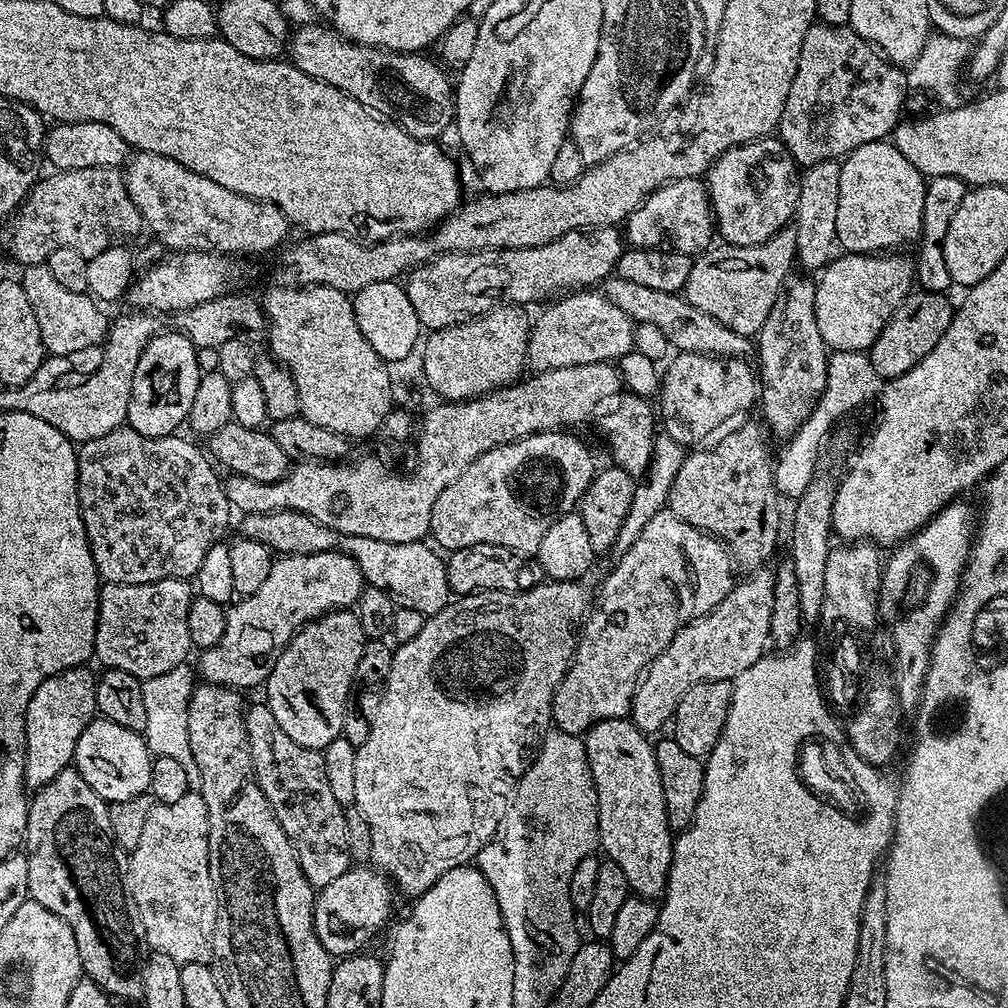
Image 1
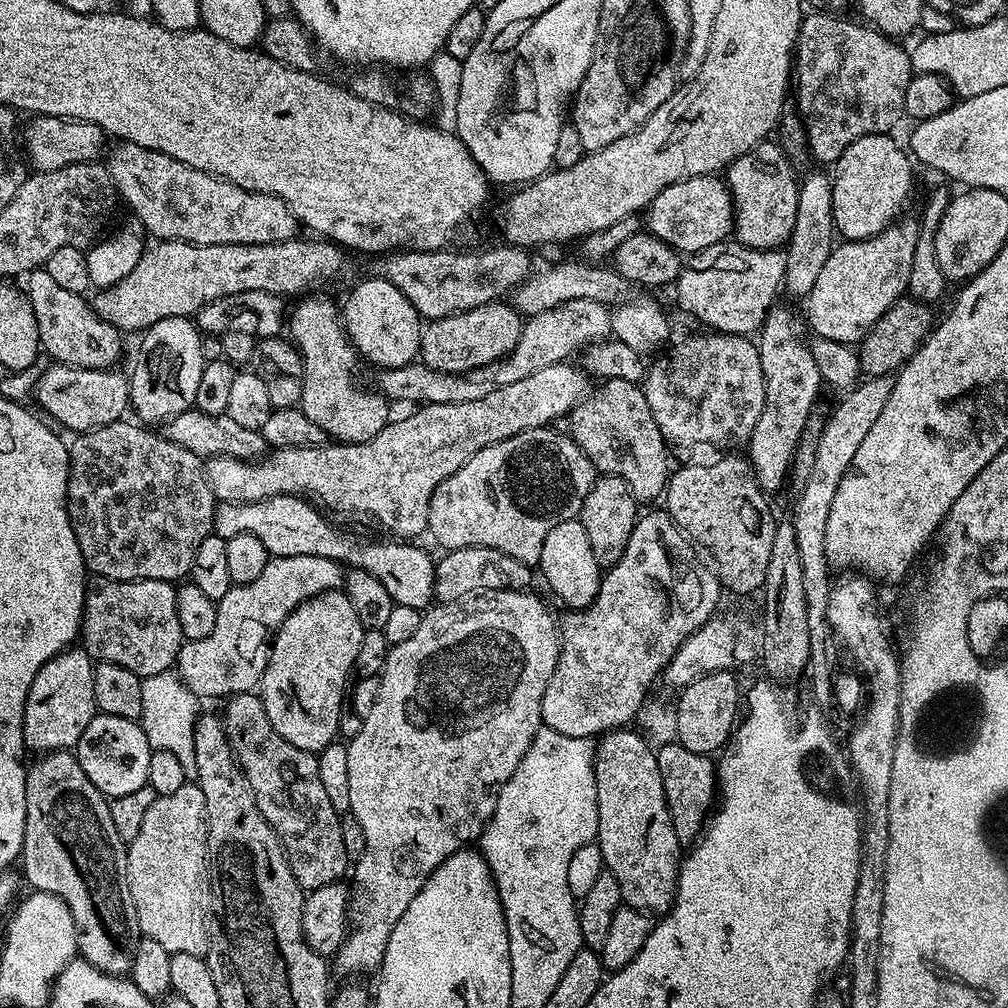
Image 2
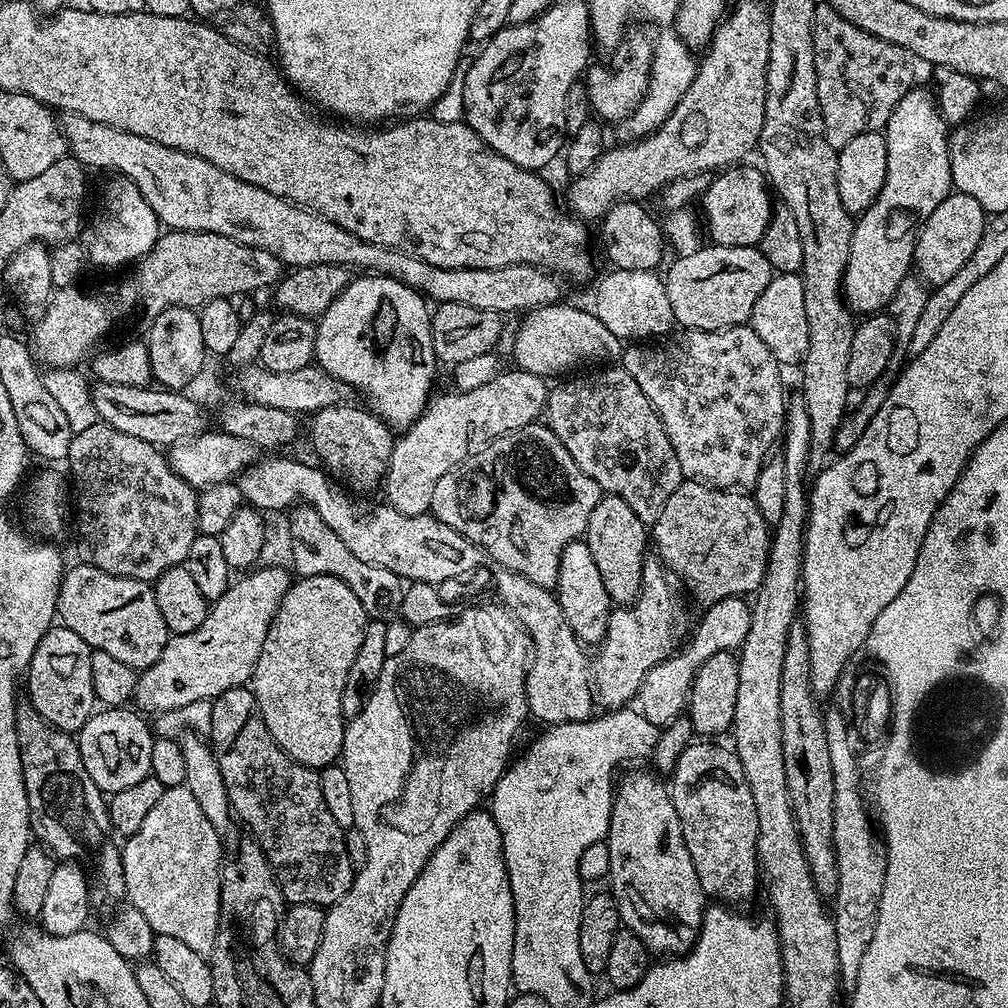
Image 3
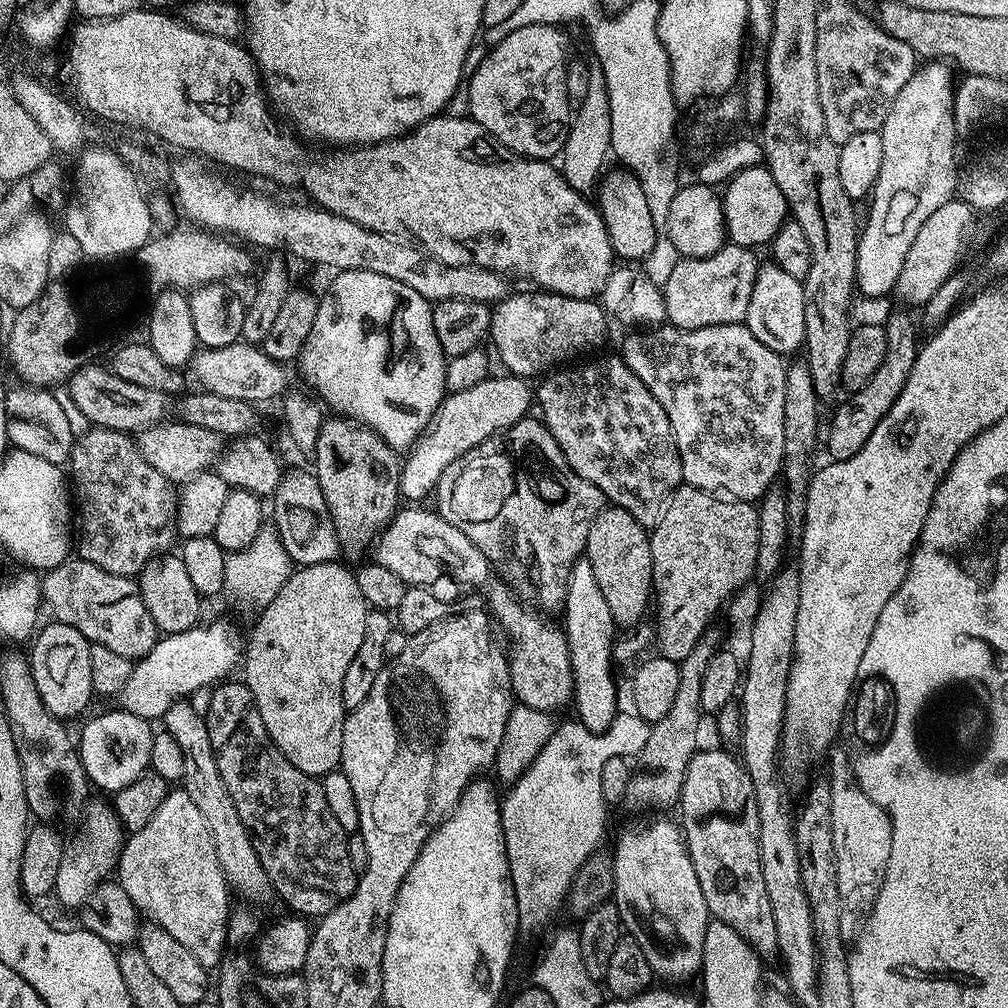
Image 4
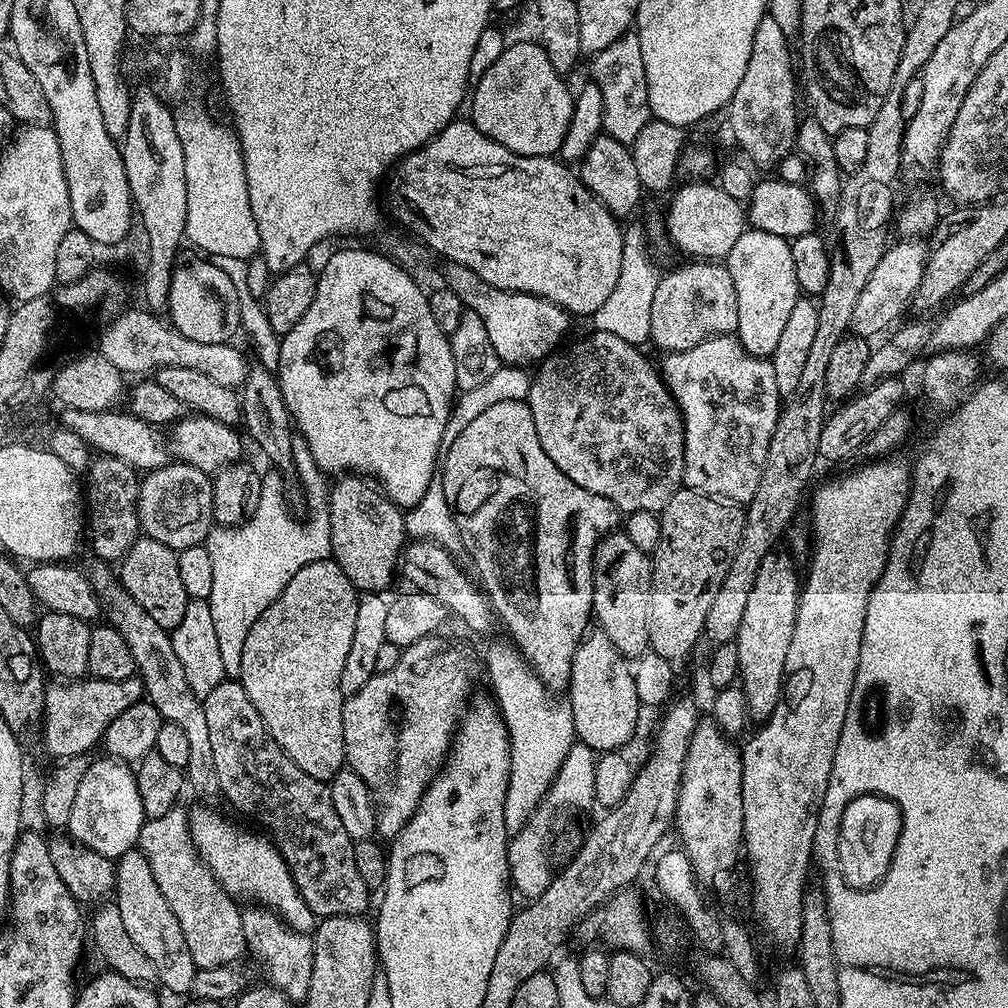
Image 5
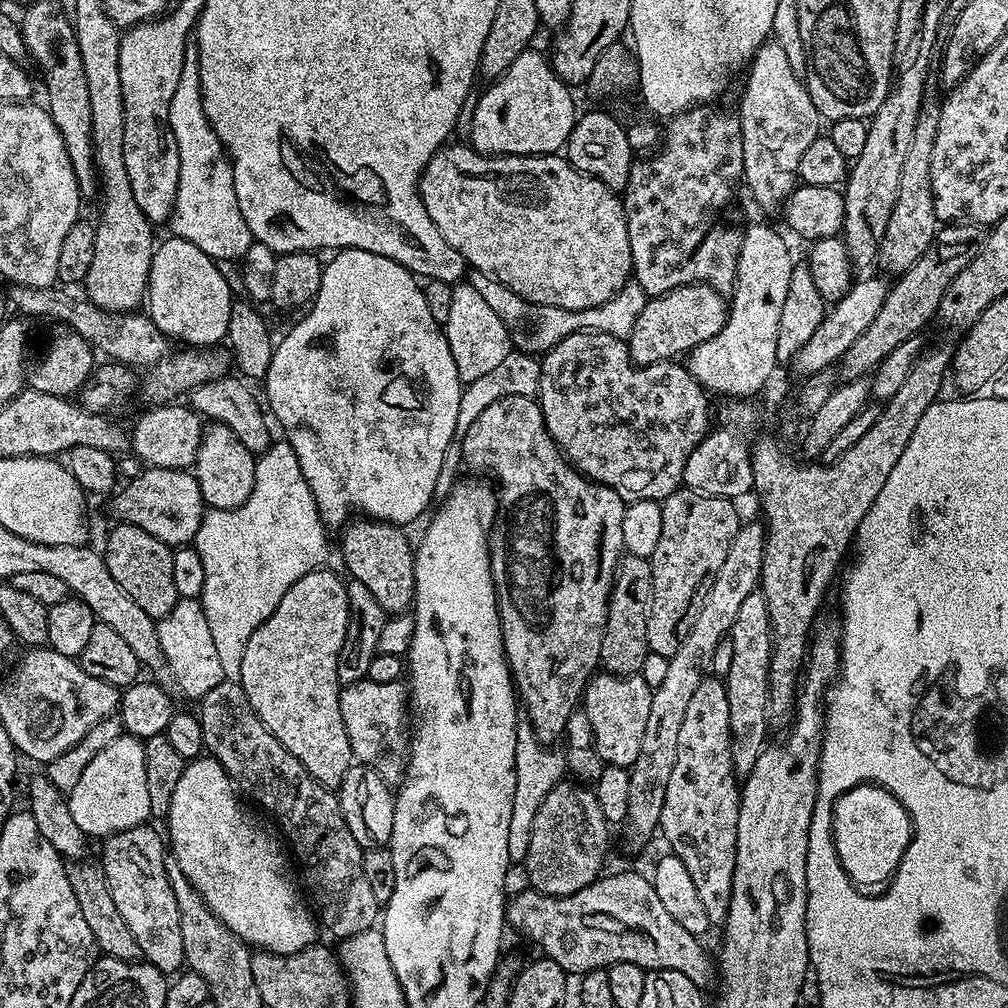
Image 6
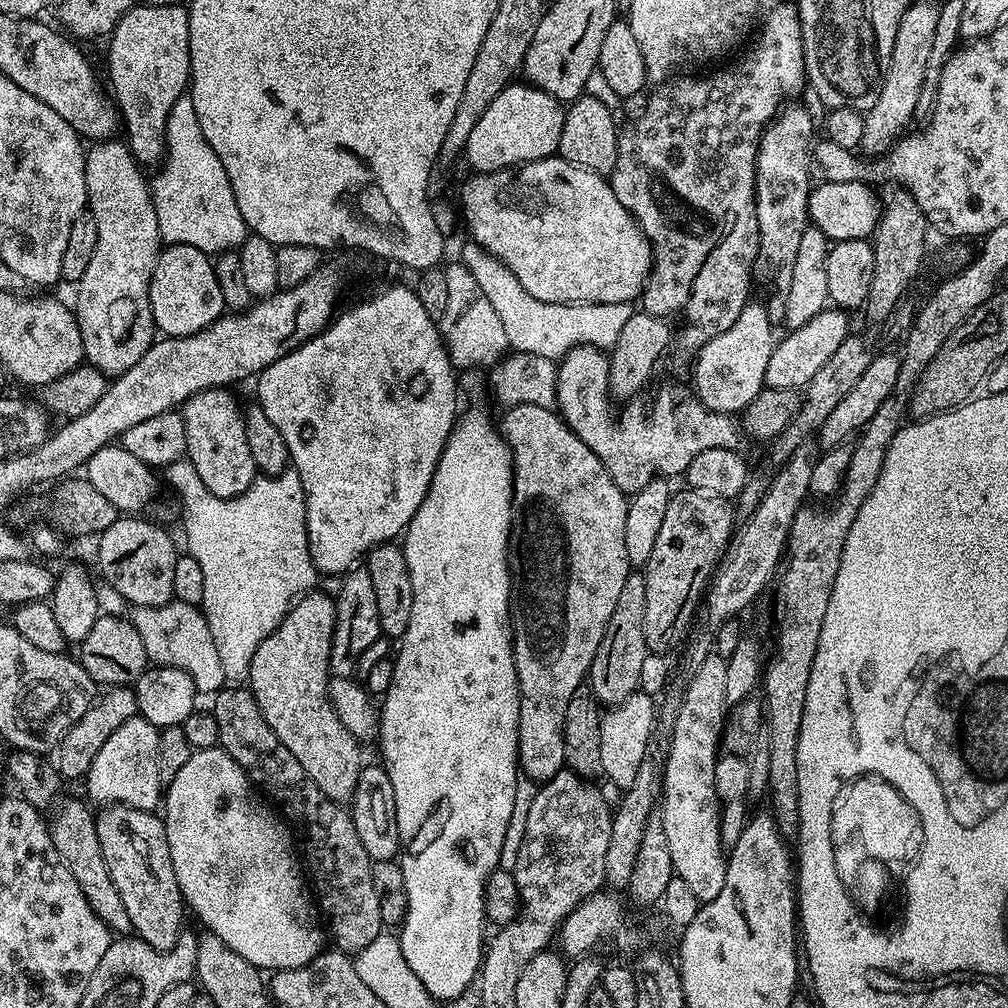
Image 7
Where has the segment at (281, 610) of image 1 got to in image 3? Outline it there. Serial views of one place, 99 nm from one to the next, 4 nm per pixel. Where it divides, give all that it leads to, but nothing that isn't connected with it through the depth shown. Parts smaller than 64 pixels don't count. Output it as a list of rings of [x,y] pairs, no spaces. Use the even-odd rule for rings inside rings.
[[[264,567],[241,575],[244,576],[241,580],[233,579],[226,594],[211,601],[206,622],[190,634],[172,636],[162,650],[162,658],[139,673],[134,700],[141,704],[141,709],[158,708],[168,712],[191,708],[199,705],[199,700],[211,702],[226,690],[251,681],[258,654],[262,654],[262,642],[266,642],[266,630],[270,630],[278,606],[294,584],[293,577],[288,577],[287,567]]]

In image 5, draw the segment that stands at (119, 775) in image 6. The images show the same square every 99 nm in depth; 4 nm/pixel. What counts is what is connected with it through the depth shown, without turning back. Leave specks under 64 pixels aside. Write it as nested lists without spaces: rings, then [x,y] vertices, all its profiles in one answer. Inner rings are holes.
[[[111,758],[104,760],[93,759],[82,782],[78,785],[78,794],[74,797],[74,806],[71,807],[70,819],[66,827],[66,832],[71,839],[84,848],[89,848],[91,852],[97,852],[107,860],[113,862],[119,860],[122,854],[133,851],[137,847],[140,839],[140,831],[146,819],[142,800],[139,798],[138,786],[133,769],[127,763]]]

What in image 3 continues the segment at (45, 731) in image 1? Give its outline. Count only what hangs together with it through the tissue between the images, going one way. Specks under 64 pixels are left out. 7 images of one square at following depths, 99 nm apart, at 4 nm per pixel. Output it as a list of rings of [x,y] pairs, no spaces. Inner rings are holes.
[[[53,626],[38,642],[38,650],[34,650],[32,661],[28,664],[26,681],[28,680],[27,703],[57,732],[69,734],[79,733],[80,727],[92,717],[98,701],[92,689],[90,678],[90,658],[93,649],[74,630],[63,626]]]

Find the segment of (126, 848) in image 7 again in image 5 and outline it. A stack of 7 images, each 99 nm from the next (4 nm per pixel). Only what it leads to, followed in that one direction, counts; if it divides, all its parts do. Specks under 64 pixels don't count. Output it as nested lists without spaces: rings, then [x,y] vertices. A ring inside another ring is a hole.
[[[133,850],[122,854],[114,867],[114,908],[120,912],[134,946],[138,946],[138,950],[142,950],[142,954],[146,954],[154,965],[159,987],[169,988],[172,992],[191,993],[197,966],[194,958],[190,958],[190,950],[186,946],[186,938],[182,938],[182,926],[178,926],[174,910],[170,910],[166,898],[162,898],[162,890],[158,890],[158,884],[154,882],[150,864],[139,850]]]

